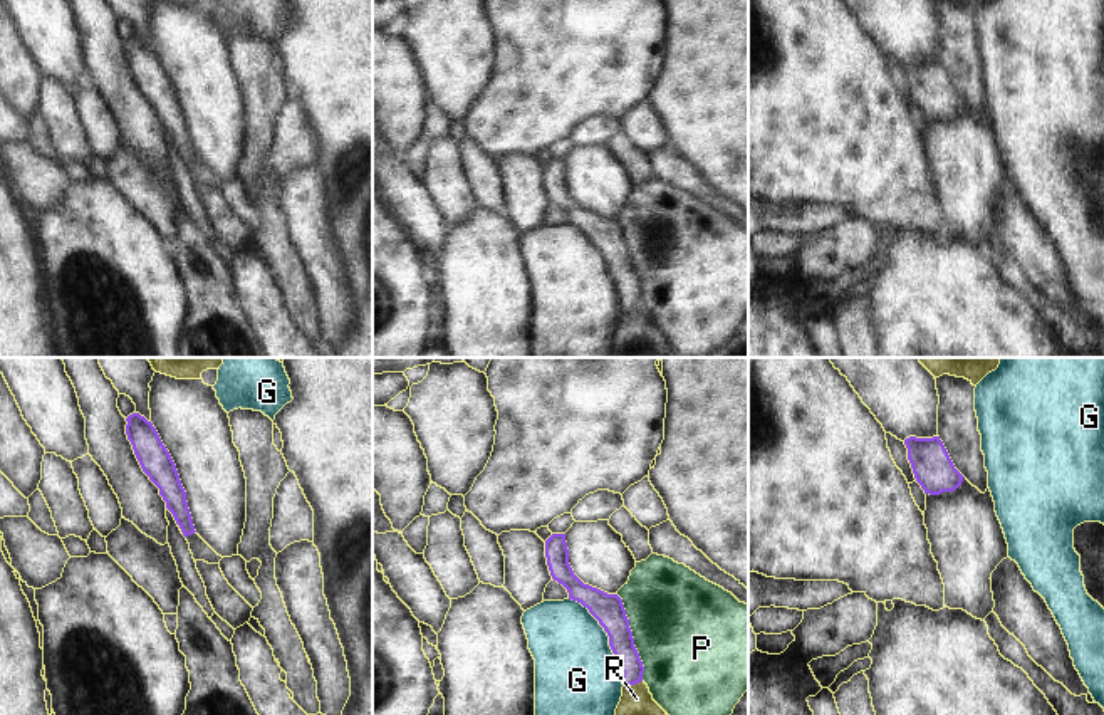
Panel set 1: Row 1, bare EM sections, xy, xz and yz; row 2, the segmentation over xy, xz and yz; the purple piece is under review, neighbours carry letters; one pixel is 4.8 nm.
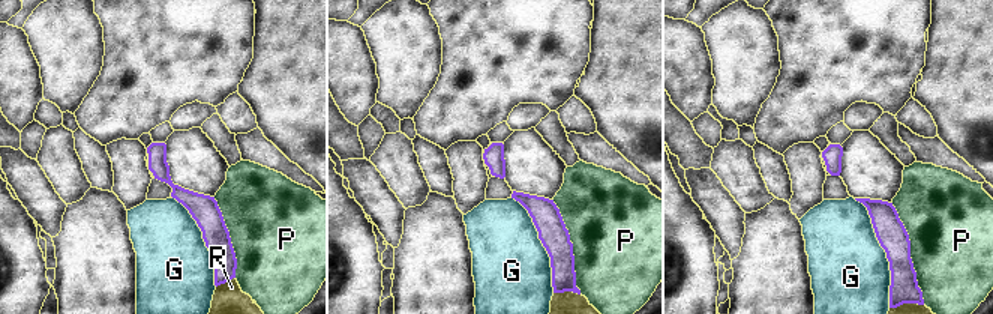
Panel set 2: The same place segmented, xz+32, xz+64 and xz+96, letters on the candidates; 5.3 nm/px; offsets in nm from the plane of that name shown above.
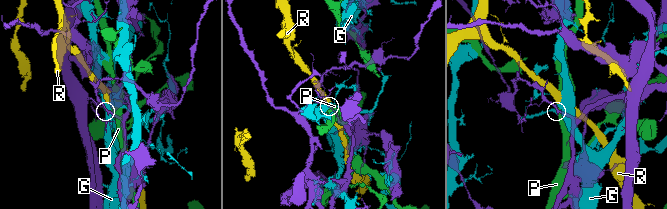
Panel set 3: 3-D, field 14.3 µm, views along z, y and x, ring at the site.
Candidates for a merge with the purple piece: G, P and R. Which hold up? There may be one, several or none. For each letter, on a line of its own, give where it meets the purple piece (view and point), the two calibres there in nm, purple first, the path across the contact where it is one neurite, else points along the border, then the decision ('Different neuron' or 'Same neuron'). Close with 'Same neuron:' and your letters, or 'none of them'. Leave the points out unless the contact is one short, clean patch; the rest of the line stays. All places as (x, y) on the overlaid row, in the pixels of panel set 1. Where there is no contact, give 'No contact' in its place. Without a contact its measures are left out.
G: Touches purple at xz (609, 638). Thickness 150 nm (purple) against 400 nm. Different neuron
P: Touches purple at xz (633, 638). Thickness 150 nm (purple) against 500 nm. Different neuron
R: Touches purple at xz (633, 683). Thickness 120 nm (purple) against 140 nm. Different neuron
Same neuron: none of them

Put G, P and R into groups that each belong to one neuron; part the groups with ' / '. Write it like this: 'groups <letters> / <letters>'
groups G / P / R

